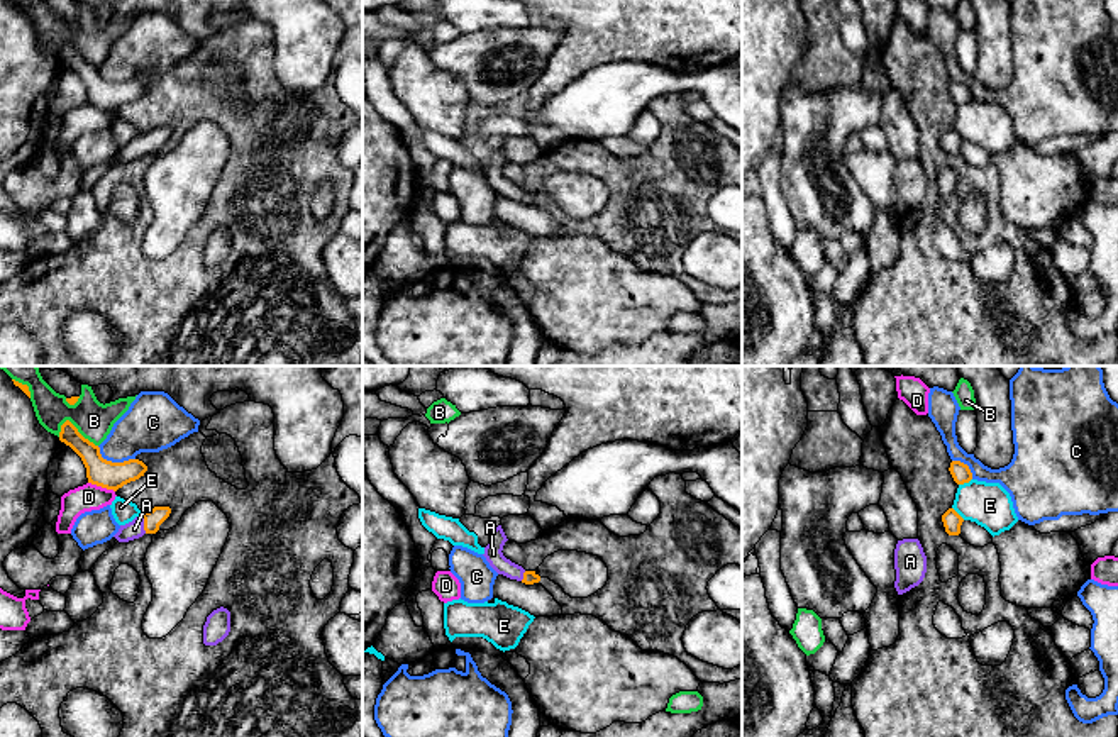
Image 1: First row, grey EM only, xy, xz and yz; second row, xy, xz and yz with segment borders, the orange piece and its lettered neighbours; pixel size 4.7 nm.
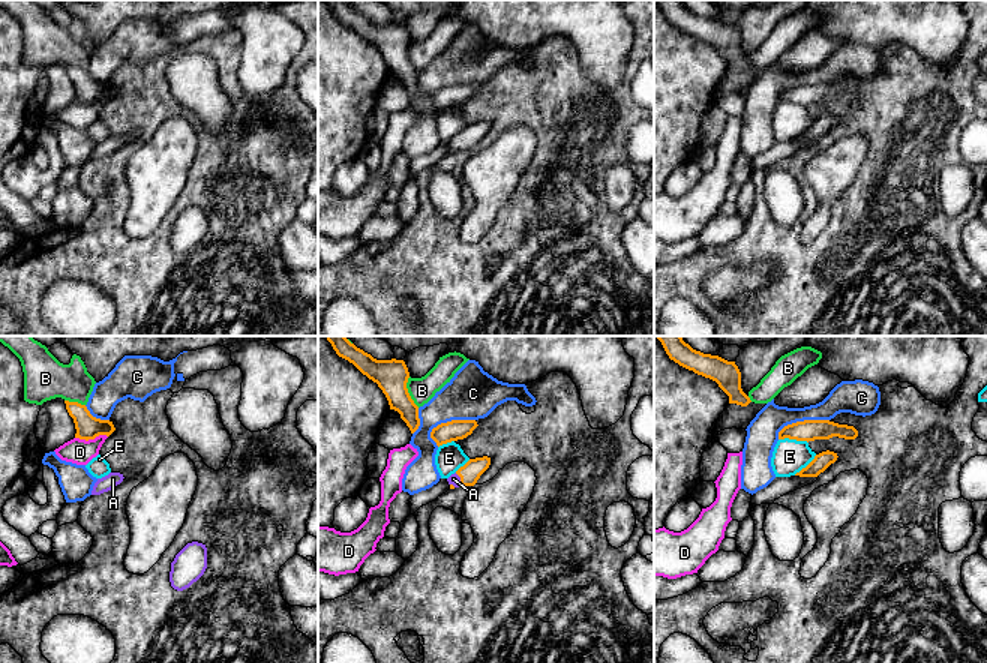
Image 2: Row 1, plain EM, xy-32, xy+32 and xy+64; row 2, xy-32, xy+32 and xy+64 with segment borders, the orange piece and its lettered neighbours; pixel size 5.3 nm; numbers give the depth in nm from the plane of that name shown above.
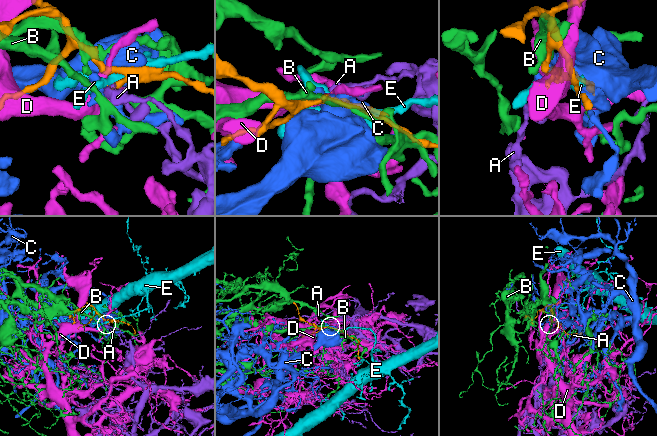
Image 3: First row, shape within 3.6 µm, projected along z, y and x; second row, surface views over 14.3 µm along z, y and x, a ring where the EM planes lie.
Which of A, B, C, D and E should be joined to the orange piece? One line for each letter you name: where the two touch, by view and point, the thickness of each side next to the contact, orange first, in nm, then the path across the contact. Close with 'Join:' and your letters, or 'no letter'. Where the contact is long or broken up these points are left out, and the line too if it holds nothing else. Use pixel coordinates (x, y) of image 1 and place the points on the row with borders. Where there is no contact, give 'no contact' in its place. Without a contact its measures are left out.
A: contact xy (144, 524); calibres 90 and 90 nm; way xy (153, 519), (144, 524), (134, 529)
Join: A

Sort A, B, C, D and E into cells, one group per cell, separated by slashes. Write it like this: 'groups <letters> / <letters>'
groups A / B / C / D / E

